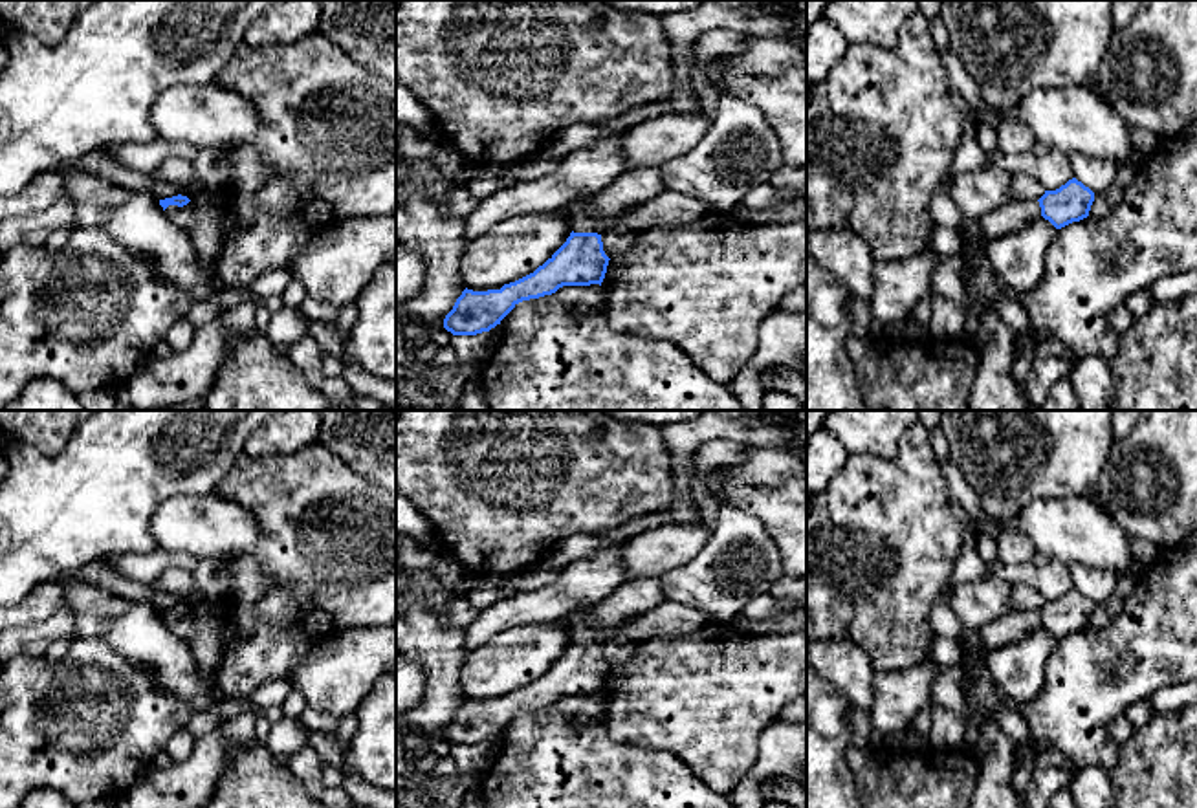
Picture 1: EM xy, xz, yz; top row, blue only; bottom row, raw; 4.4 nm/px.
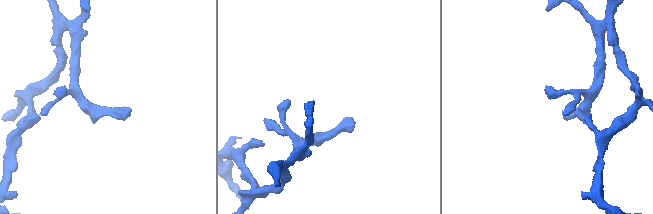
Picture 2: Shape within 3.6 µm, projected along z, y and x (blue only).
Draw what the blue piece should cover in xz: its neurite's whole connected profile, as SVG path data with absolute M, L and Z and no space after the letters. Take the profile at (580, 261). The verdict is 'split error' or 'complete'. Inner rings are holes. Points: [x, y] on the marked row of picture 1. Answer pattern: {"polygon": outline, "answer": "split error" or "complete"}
{"polygon": "M664 191L618 218L605 220L594 216L590 200L577 198L568 203L565 214L572 220L572 233L543 266L500 289L466 288L445 315L444 328L453 335L477 335L500 324L522 300L552 295L563 286L601 286L610 260L601 235L610 227L638 235L654 227L691 224L709 213L708 205L693 196Z", "answer": "split error"}

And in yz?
{"polygon": "M1076 178L1069 180L1056 191L1045 191L1039 200L1010 200L979 220L981 231L988 240L1010 235L1038 216L1049 220L1056 229L1089 216L1094 192Z", "answer": "split error"}

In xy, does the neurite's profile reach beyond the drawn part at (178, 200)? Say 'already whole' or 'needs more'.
needs more

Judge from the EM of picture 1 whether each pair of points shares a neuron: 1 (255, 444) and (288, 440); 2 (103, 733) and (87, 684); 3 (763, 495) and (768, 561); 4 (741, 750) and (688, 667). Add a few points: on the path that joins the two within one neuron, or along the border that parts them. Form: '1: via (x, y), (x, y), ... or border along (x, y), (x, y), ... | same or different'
1: via (263, 442), (281, 440) | same
2: via (92, 720), (90, 697) | same
3: border along (730, 506), (763, 524), (783, 570) | different
4: via (721, 730), (710, 719), (706, 700), (693, 687) | same

